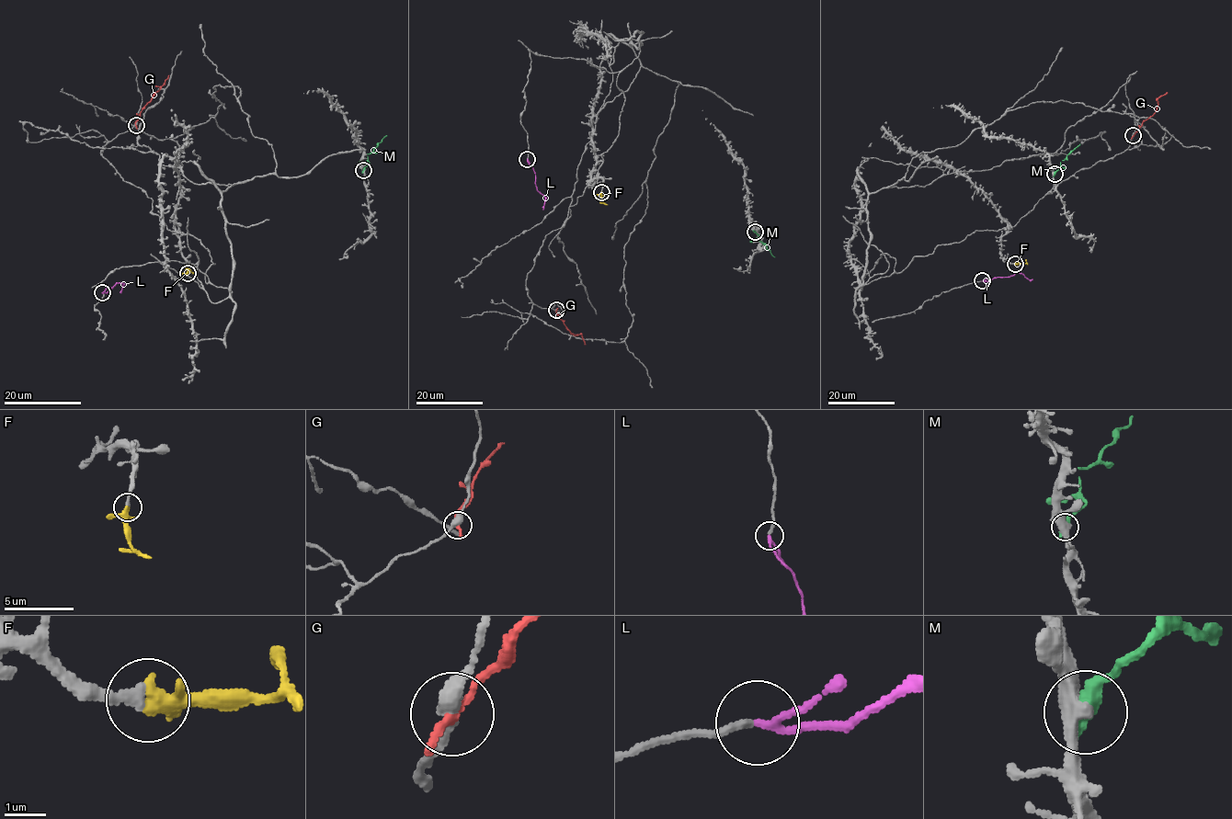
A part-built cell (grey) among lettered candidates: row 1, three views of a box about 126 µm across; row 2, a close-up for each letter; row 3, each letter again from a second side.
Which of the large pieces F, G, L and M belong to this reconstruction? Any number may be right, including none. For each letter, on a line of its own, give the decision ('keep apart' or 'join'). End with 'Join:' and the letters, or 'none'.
F: join
G: keep apart
L: join
M: keep apart
Join: F, L

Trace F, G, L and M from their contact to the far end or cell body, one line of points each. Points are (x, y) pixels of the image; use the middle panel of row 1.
F: (601, 192), (603, 203), (599, 202)
G: (556, 310), (564, 325), (573, 334), (580, 335), (585, 344)
L: (528, 159), (535, 174), (536, 187), (544, 197), (543, 210)
M: (755, 232), (775, 257)

